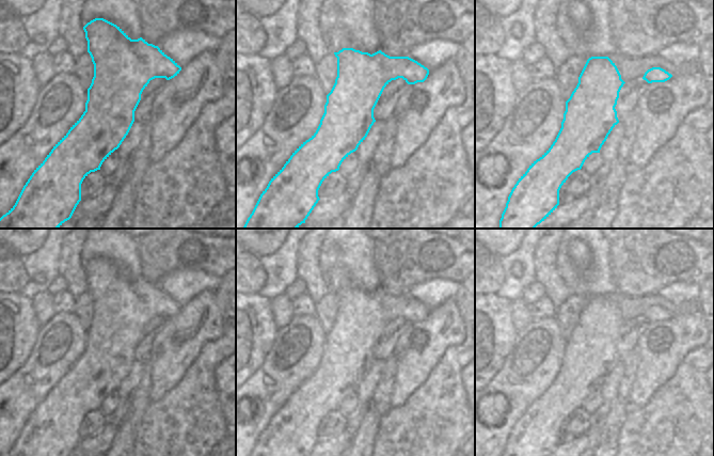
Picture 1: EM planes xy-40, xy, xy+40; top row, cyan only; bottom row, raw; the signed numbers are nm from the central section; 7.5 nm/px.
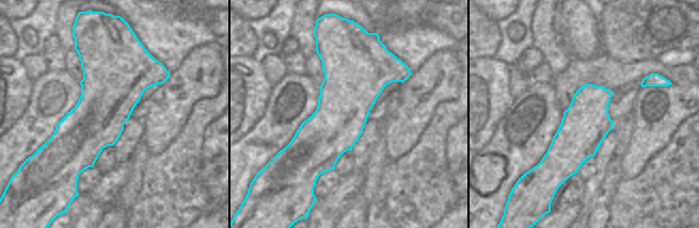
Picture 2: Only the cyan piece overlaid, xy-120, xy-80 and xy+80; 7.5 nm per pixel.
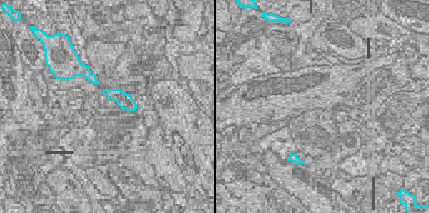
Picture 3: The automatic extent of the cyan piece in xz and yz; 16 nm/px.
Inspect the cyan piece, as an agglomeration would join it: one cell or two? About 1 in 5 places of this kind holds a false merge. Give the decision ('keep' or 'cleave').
keep

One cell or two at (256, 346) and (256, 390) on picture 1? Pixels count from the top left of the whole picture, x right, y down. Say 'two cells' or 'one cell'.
two cells

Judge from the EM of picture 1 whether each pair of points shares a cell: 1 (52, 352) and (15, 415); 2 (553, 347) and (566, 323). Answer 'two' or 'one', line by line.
1: one
2: two

